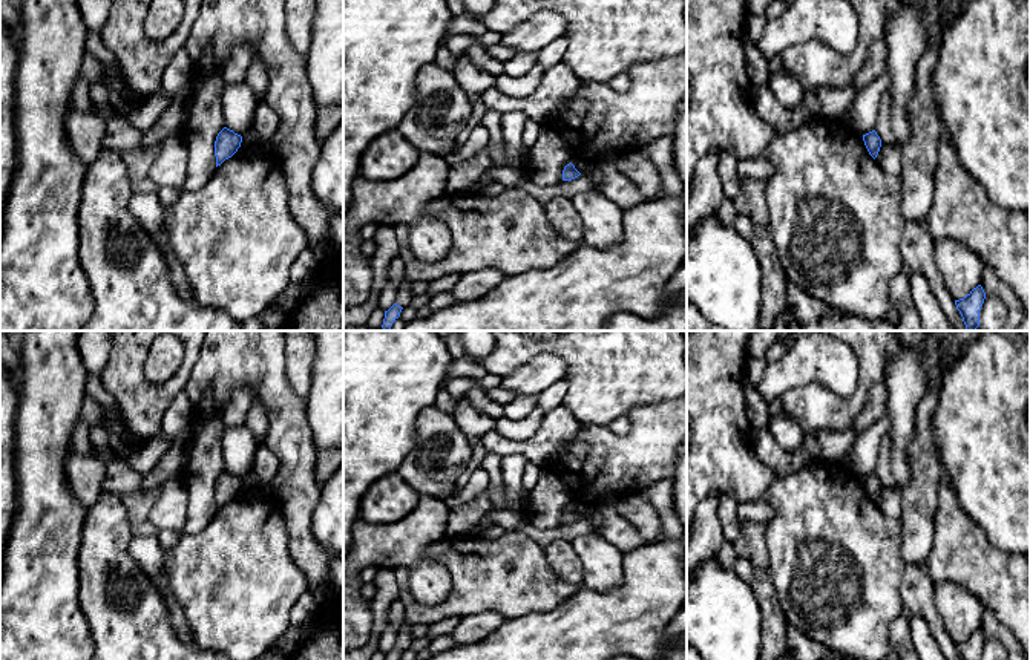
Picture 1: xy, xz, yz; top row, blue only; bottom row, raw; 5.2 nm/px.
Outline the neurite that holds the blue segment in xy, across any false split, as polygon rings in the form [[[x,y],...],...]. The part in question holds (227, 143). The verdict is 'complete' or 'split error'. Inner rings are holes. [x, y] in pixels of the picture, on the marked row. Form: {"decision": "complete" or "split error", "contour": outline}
{"decision": "complete", "contour": [[[224,127],[215,141],[216,167],[231,158],[241,147],[242,136]]]}

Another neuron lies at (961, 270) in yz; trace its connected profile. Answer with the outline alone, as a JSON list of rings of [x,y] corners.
[[[952,239],[933,242],[935,263],[953,300],[964,299],[981,283],[986,265],[963,243]]]

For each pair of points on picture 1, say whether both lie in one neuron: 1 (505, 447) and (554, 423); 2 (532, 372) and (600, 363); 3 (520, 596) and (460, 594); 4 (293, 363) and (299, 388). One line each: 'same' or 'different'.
1: same
2: different
3: same
4: same

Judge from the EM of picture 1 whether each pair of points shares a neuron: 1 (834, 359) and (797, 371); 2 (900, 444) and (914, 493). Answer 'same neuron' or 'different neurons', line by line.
1: same neuron
2: different neurons

